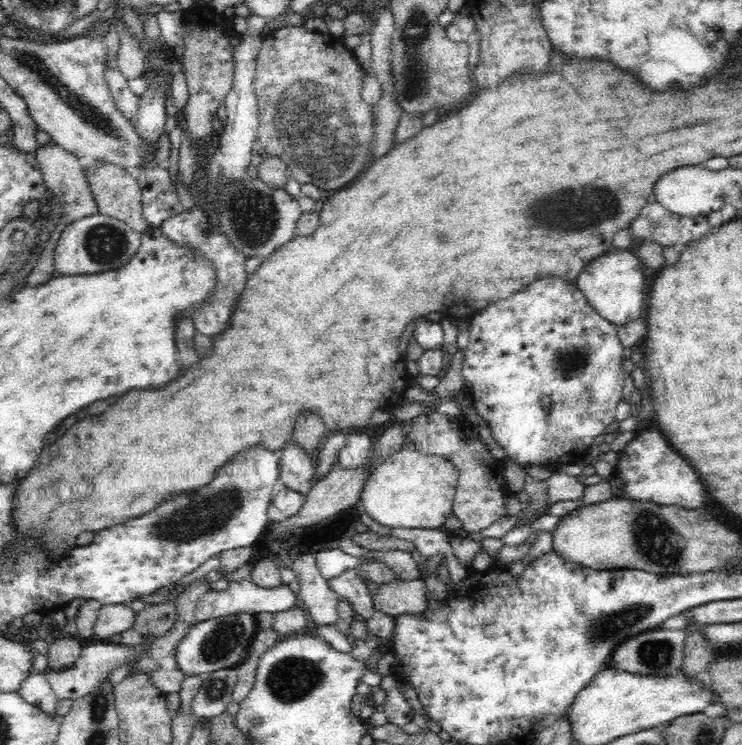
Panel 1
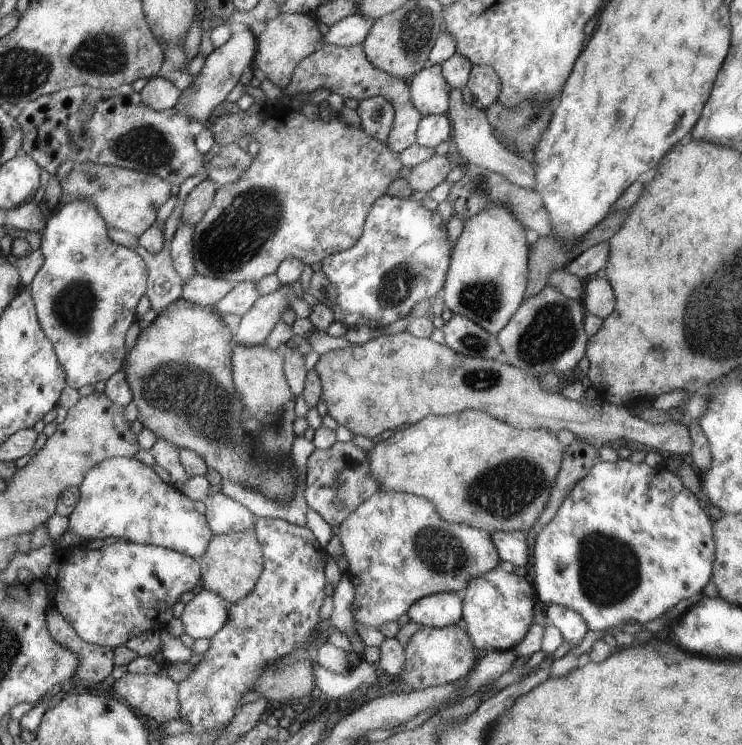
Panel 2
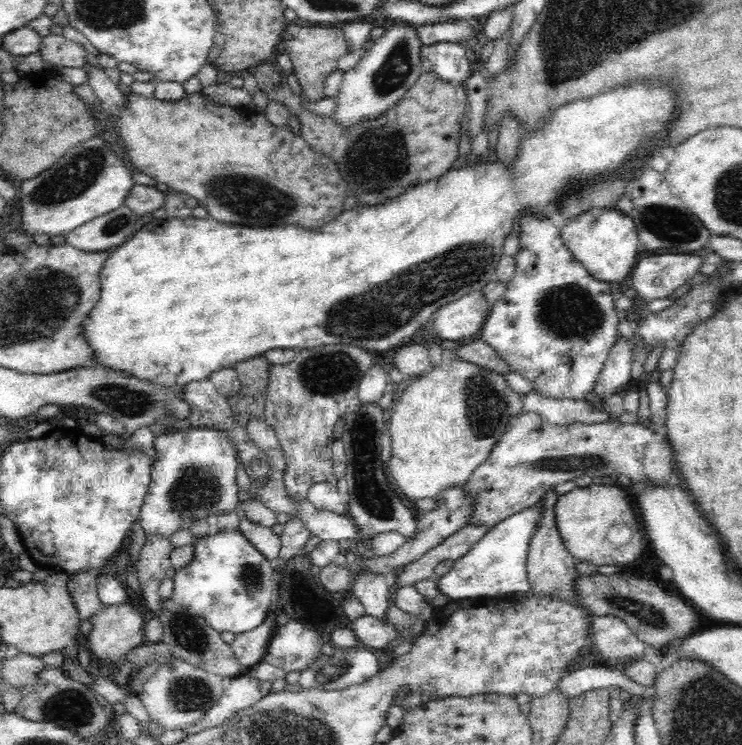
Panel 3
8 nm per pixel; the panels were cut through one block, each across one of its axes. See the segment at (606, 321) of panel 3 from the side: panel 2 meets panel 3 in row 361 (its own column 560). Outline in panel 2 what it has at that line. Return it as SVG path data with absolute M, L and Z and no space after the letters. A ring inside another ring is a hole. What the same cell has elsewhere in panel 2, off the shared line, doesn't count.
M618 459L616 462L609 462L609 461L596 461L596 464L592 466L592 470L588 472L588 476L586 478L582 478L574 488L572 488L572 492L570 492L570 496L562 502L562 506L558 508L558 512L554 515L554 518L543 527L540 528L538 531L538 534L536 536L536 544L534 546L534 552L532 552L532 568L534 568L534 586L537 587L537 594L538 594L538 600L544 602L546 606L548 605L556 605L556 606L564 606L564 608L570 608L570 610L574 610L574 612L578 612L582 618L584 618L584 622L588 624L588 628L590 630L594 630L594 632L607 632L608 629L613 629L616 631L616 627L619 625L625 625L629 623L637 623L638 624L646 624L646 622L650 622L654 620L655 618L662 617L663 615L672 608L672 606L676 606L680 600L686 600L686 598L689 598L690 601L696 602L697 600L700 600L700 597L702 595L702 588L708 584L708 580L712 578L712 560L716 560L717 556L717 542L714 539L714 524L710 522L710 518L708 518L708 514L702 510L702 506L698 504L698 500L696 500L696 495L692 494L686 486L684 486L684 482L676 476L676 473L673 473L672 471L668 470L666 467L661 468L654 468L651 466L648 466L646 463L635 463L630 462L630 459Z

